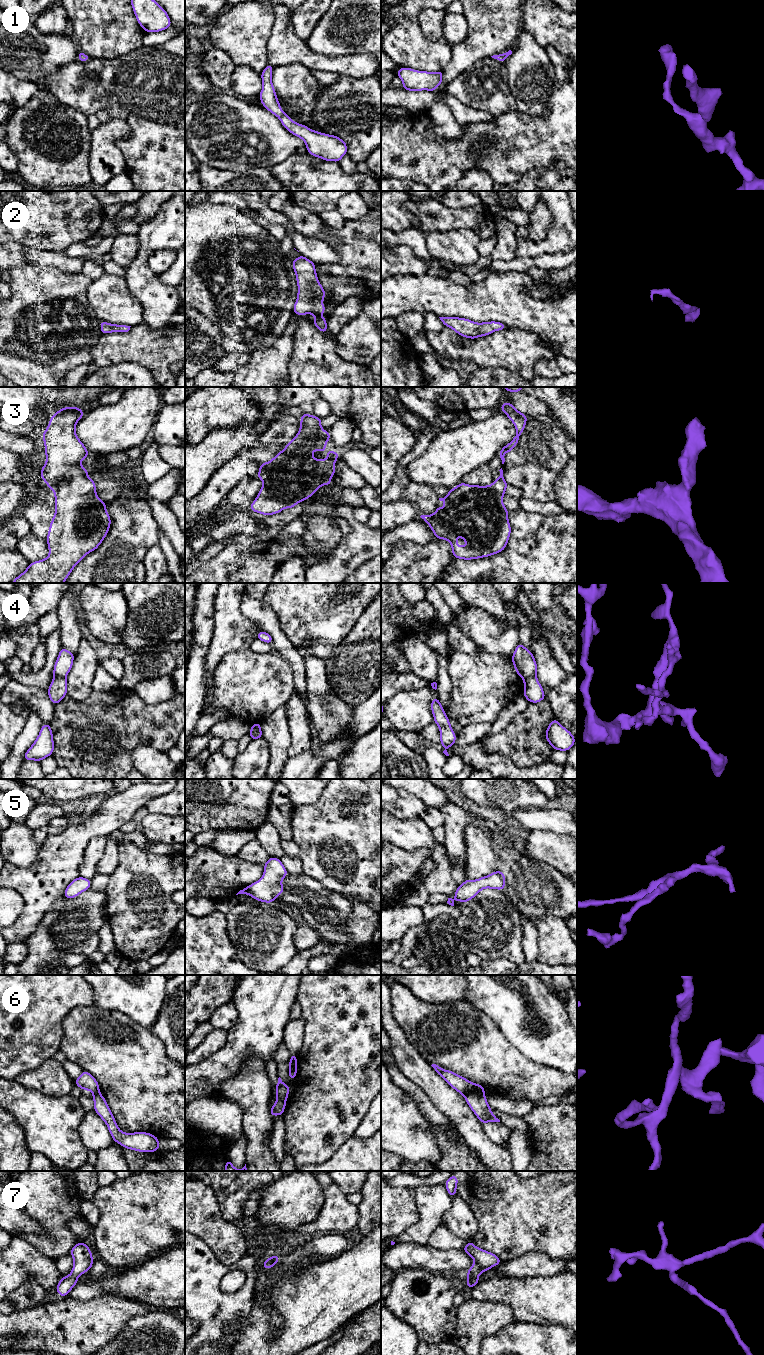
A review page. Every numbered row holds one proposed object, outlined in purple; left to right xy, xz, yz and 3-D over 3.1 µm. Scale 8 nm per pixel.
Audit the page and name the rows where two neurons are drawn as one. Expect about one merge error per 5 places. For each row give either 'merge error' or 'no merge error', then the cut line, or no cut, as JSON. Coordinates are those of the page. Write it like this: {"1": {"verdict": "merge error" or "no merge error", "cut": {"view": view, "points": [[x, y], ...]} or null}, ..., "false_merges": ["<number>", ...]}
{"1": {"verdict": "no merge error", "cut": null}, "2": {"verdict": "no merge error", "cut": null}, "3": {"verdict": "no merge error", "cut": null}, "4": {"verdict": "merge error", "cut": {"view": "xy", "points": [[54, 676], [65, 678]]}}, "5": {"verdict": "no merge error", "cut": null}, "6": {"verdict": "merge error", "cut": {"view": "xz", "points": [[295, 1060], [290, 1064], [290, 1072], [293, 1078]]}}, "7": {"verdict": "no merge error", "cut": null}, "false_merges": ["4", "6"]}

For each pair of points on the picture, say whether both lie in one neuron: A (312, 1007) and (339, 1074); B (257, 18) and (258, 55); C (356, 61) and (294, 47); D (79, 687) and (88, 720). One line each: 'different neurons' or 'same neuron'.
A: same neuron
B: same neuron
C: same neuron
D: different neurons

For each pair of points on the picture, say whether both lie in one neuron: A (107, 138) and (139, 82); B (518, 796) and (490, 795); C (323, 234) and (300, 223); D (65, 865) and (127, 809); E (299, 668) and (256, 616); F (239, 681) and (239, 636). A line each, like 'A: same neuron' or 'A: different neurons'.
A: different neurons
B: same neuron
C: same neuron
D: same neuron
E: same neuron
F: different neurons

